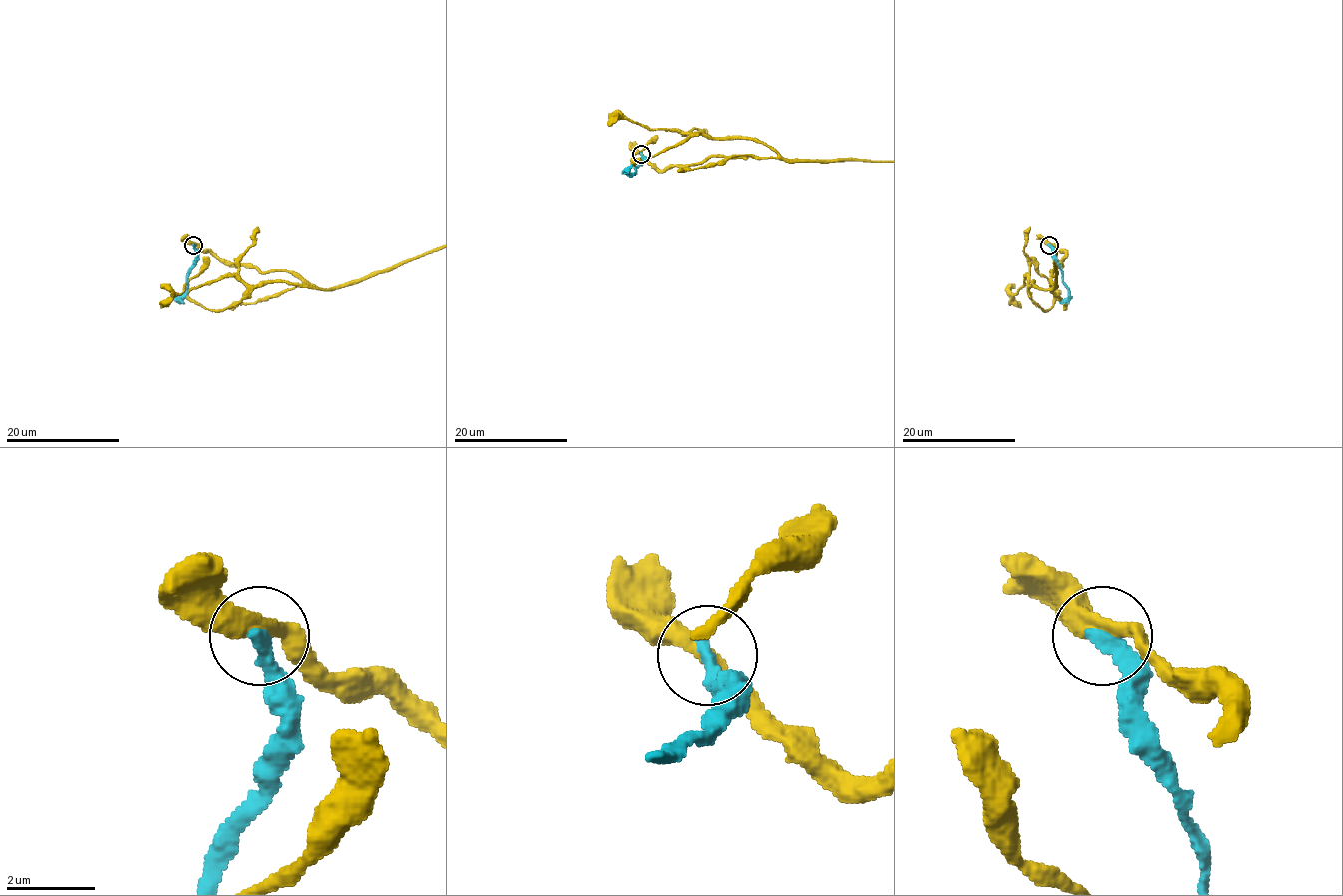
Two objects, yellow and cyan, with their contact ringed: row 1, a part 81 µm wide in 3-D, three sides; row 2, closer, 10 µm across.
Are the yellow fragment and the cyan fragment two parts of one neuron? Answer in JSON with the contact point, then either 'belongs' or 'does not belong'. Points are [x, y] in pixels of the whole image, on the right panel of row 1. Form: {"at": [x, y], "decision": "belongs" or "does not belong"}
{"at": [1049, 245], "decision": "does not belong"}

